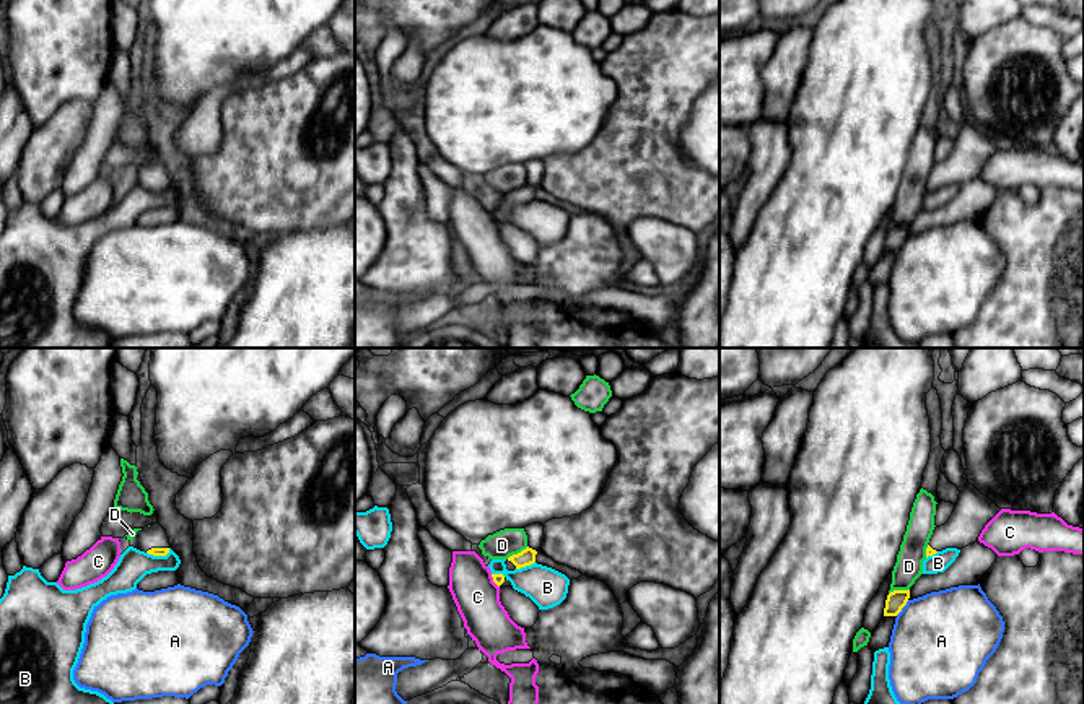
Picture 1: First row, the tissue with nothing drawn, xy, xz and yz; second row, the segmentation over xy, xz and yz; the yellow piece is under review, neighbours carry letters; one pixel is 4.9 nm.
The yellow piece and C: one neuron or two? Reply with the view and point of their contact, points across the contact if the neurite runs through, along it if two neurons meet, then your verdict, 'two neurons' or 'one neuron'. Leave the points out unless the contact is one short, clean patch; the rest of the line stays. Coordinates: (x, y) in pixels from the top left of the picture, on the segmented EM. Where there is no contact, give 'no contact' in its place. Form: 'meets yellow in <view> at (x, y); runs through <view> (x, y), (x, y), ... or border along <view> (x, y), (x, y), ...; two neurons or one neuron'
meets yellow in xz at (493, 581); border along xz (490, 574), (498, 587); two neurons

